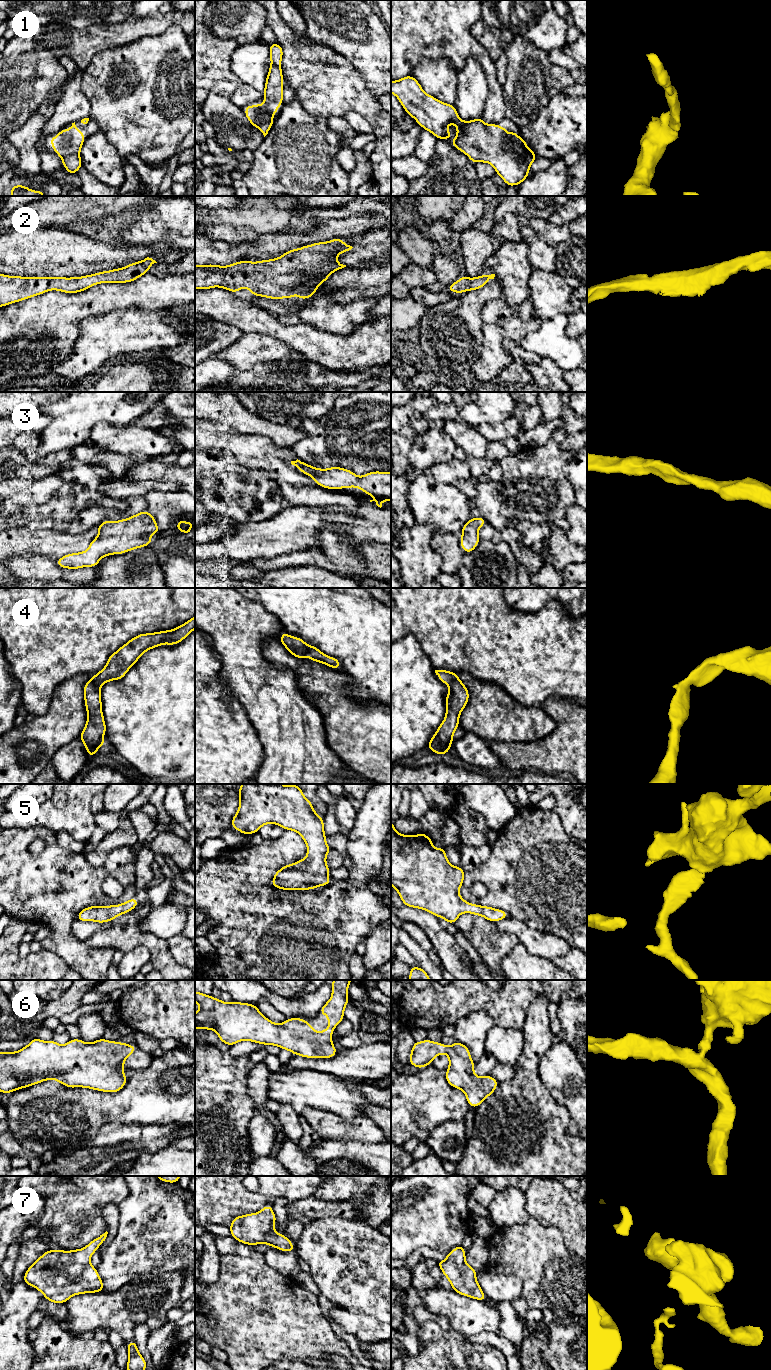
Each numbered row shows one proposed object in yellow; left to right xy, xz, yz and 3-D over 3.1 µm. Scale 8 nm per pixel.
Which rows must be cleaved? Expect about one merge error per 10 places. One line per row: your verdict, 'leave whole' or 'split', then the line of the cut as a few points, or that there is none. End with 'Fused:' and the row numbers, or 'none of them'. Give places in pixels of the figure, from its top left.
1: leave whole; cut none
2: leave whole; cut none
3: leave whole; cut none
4: leave whole; cut none
5: leave whole; cut none
6: leave whole; cut none
7: leave whole; cut none
Fused: none of them

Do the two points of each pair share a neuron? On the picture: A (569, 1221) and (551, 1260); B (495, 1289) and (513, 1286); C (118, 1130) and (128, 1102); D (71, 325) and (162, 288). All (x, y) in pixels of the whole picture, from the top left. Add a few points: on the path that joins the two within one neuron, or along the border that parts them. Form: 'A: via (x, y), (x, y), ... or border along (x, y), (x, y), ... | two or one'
A: border along (542, 1224), (554, 1226), (564, 1243), (576, 1254) | two
B: via (499, 1287), (509, 1287) | one
C: border along (144, 1124), (106, 1123), (98, 1132) | two
D: via (89, 302), (104, 297), (138, 294) | one

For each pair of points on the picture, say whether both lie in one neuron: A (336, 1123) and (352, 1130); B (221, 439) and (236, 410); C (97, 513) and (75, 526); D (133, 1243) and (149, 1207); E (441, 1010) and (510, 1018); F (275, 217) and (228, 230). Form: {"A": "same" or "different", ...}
{"A": "same", "B": "different", "C": "same", "D": "same", "E": "same", "F": "same"}

